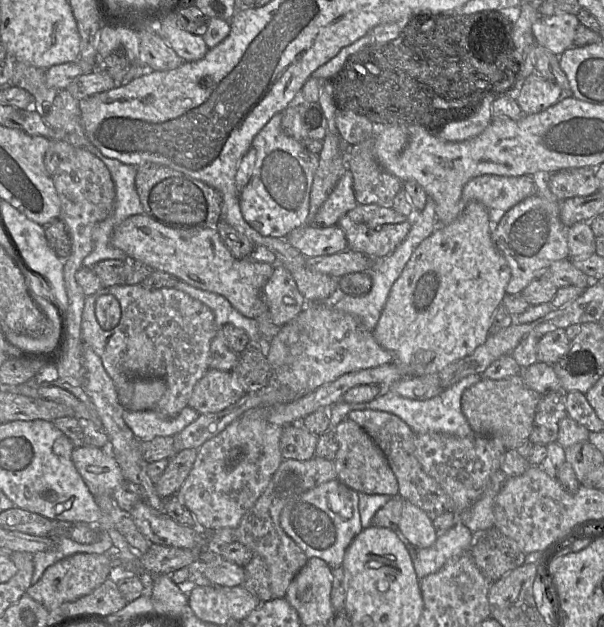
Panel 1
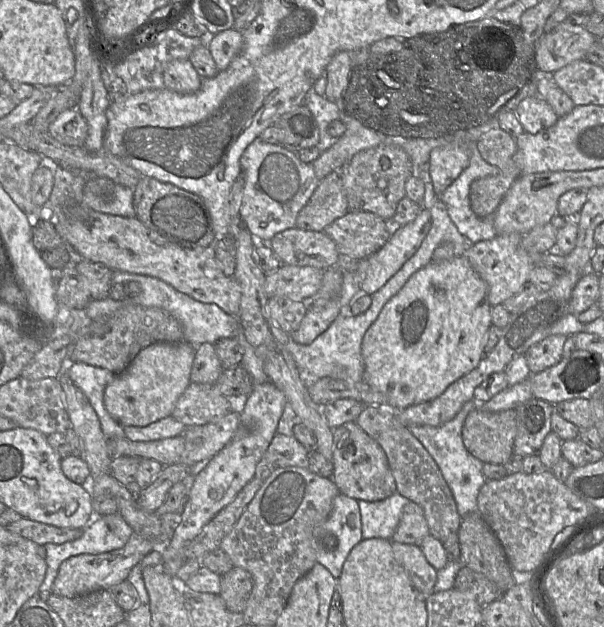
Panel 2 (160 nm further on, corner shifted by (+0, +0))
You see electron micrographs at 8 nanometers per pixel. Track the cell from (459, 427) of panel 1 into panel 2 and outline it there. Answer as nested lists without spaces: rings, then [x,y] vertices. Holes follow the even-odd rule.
[[[470,400],[463,406],[454,419],[442,426],[415,425],[408,427],[438,465],[453,494],[458,513],[462,518],[468,513],[479,513],[477,498],[481,487],[487,481],[482,472],[484,463],[467,451],[462,439],[465,419],[468,413],[475,408],[479,408],[478,403]]]

